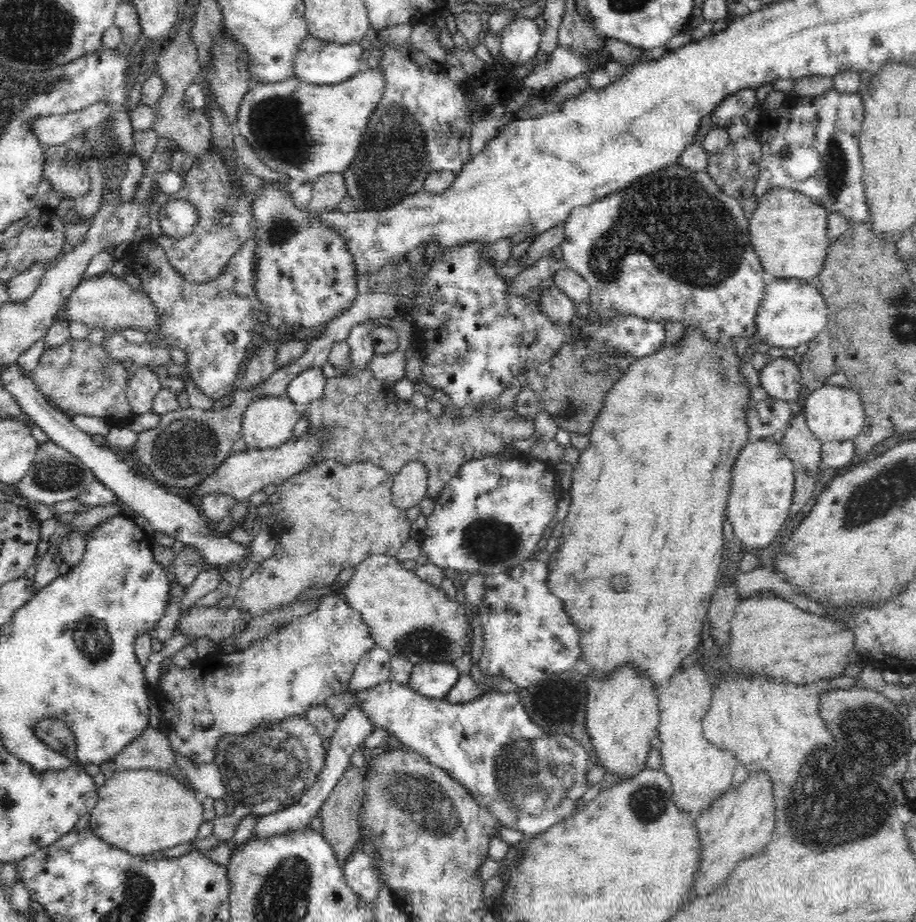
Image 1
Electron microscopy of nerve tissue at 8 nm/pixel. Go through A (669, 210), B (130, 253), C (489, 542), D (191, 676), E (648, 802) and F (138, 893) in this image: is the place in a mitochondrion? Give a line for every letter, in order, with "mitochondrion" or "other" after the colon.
A: mitochondrion
B: other
C: mitochondrion
D: other
E: mitochondrion
F: mitochondrion

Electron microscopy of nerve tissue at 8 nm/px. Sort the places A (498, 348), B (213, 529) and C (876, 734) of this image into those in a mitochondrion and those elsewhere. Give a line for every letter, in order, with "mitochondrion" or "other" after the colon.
A: other
B: other
C: mitochondrion

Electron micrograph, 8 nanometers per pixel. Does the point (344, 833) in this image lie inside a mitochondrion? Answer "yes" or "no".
no

